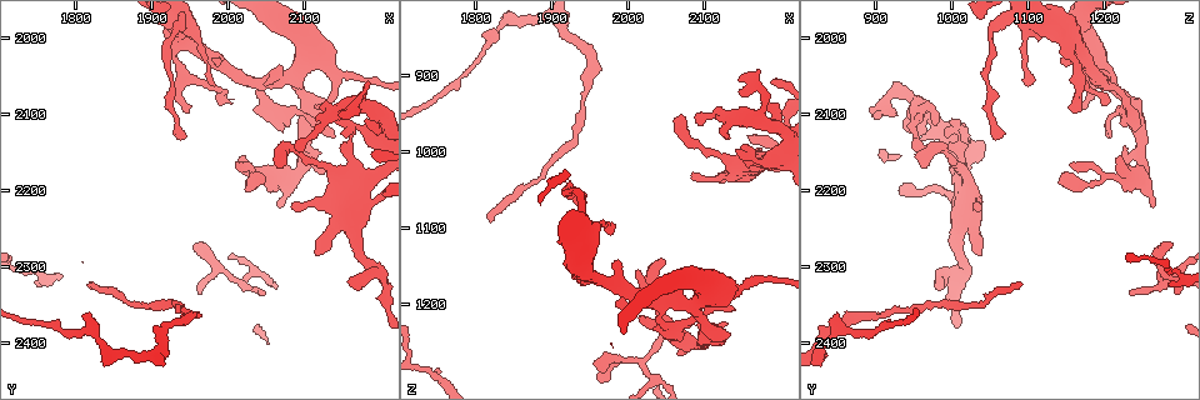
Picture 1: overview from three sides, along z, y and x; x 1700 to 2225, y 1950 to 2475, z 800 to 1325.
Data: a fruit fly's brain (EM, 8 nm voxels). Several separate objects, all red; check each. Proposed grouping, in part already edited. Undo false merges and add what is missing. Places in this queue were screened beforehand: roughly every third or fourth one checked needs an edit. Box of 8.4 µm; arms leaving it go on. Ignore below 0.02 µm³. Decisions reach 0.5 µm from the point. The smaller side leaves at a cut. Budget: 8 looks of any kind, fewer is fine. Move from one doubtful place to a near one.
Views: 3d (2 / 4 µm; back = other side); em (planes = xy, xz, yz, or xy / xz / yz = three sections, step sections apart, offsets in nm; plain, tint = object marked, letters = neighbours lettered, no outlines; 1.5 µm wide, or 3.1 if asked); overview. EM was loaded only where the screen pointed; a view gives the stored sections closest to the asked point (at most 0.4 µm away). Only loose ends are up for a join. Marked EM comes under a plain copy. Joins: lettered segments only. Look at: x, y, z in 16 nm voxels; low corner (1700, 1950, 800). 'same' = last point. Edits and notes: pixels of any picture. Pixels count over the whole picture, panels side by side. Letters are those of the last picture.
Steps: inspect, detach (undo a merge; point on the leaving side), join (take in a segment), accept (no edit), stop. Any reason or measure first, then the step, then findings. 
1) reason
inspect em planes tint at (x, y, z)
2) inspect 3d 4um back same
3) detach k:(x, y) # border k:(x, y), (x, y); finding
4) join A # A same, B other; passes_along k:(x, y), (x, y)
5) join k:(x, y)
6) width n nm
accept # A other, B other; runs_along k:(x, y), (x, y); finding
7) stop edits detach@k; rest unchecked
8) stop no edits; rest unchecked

tapers out
inspect 3d 4um at (2040, 2340, 1235)

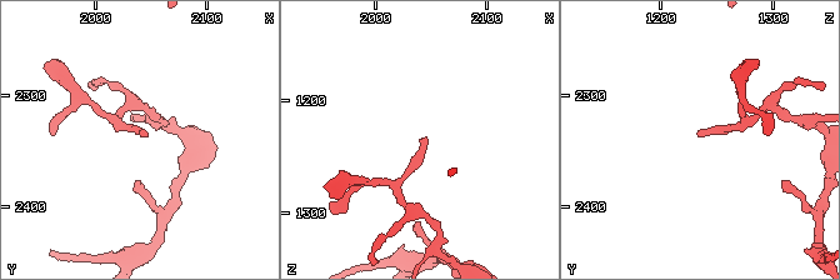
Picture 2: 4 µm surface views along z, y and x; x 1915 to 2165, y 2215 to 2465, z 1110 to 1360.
inspect em planes letters at (2040, 2336, 1234)

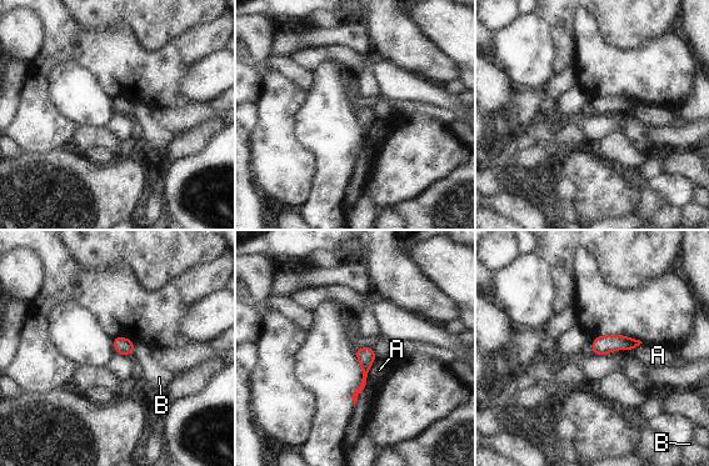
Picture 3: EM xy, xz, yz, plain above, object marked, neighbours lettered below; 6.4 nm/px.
accept # A other, B other; border 3:(134, 341), (134, 351), (131, 354); none of them fits

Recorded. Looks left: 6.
thin end
inspect 3d 4um at (1820, 2320, 1090)

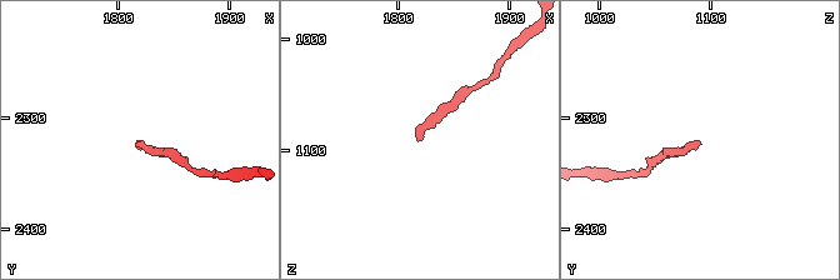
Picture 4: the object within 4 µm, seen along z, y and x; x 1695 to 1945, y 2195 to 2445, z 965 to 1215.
shape alone is not enough
inspect em planes tint at (1818, 2320, 1092)

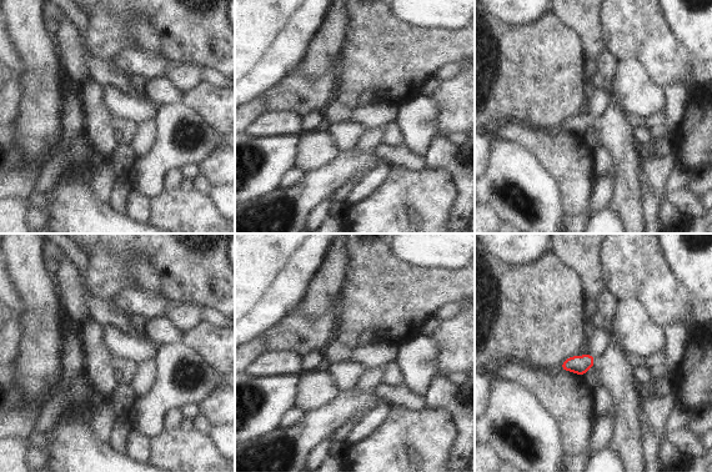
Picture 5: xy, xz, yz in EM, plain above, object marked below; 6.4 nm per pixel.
see the neighbours
inspect em planes letters same

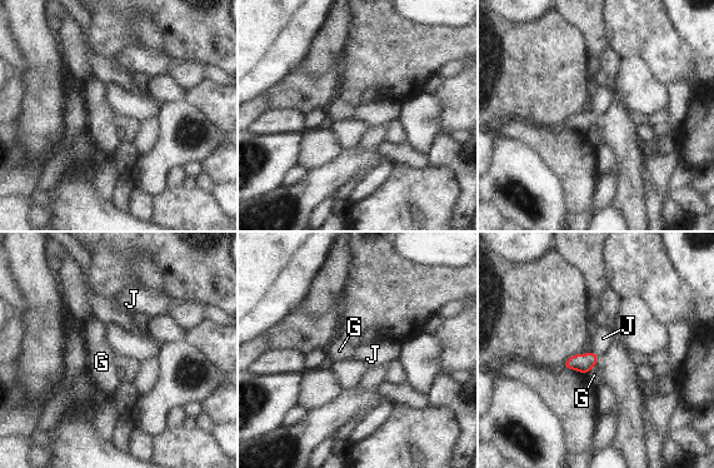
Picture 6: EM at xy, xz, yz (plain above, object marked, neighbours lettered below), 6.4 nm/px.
join 6:(603, 338) # G other, J same; passes_along 6:(583, 363), (595, 354), (603, 338); the cell continues

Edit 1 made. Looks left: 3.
redraw
inspect overview

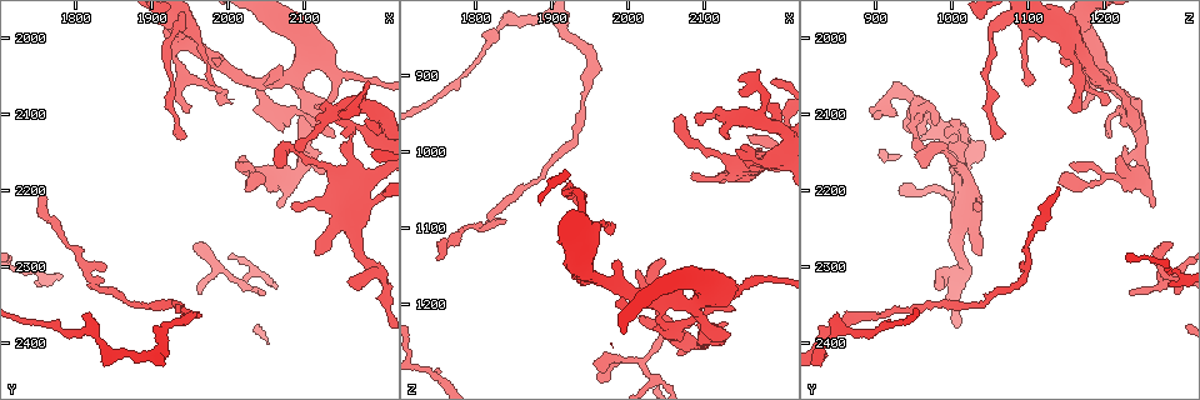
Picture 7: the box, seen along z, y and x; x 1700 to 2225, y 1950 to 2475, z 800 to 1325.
branch stops here
inspect 3d 4um at (1750, 2200, 1140)

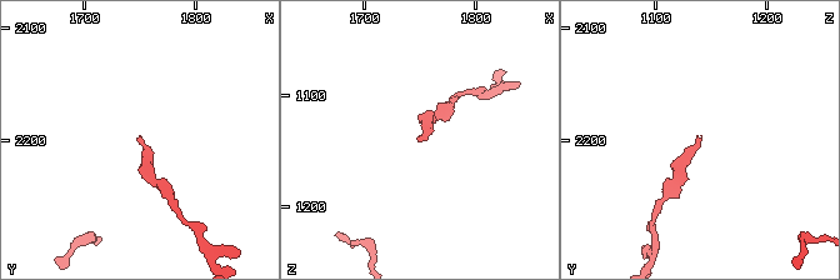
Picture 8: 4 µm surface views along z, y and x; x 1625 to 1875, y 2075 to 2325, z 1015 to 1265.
inspect em planes letters at (1750, 2198, 1142)

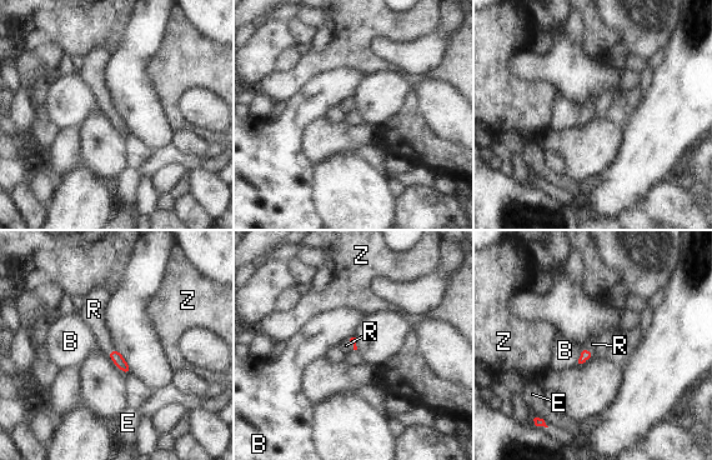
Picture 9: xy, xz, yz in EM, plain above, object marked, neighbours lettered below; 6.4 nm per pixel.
longest_contact E 100 nm
join 9:(588, 344) # B other, E other, R same, Z other; passes_along 9:(586, 355), (587, 350), (588, 344); it goes on there

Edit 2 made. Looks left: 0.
stop edits join@6, join@9; rest unchecked

